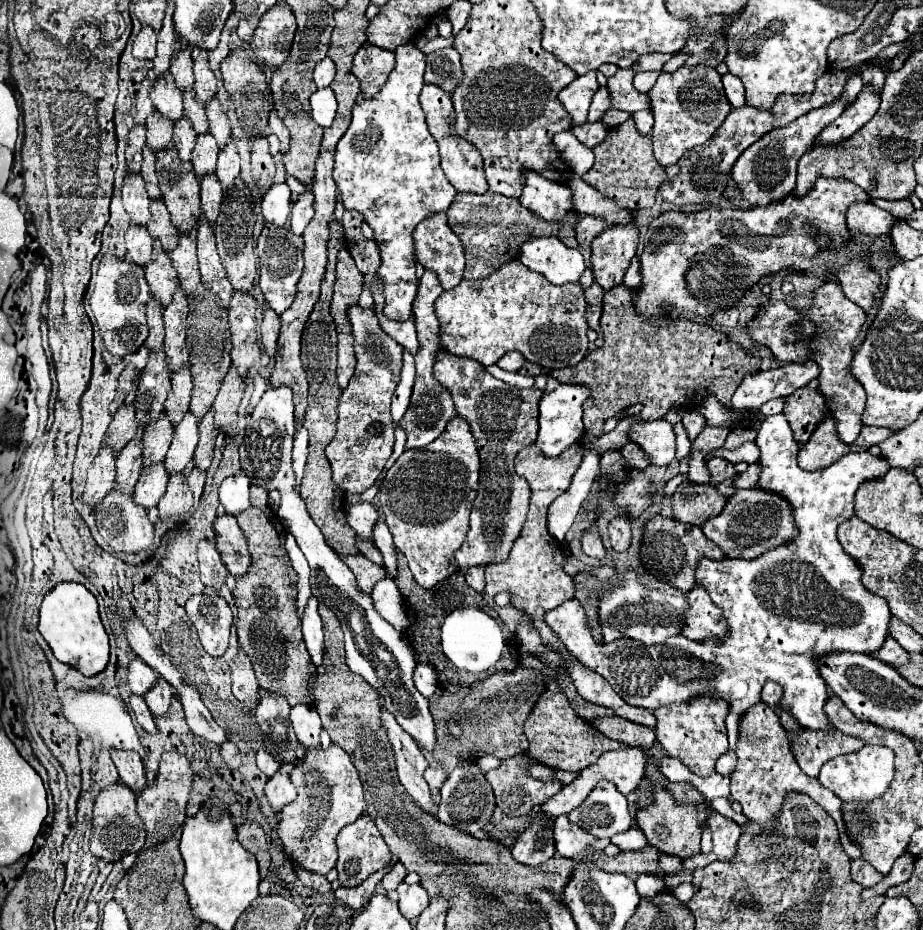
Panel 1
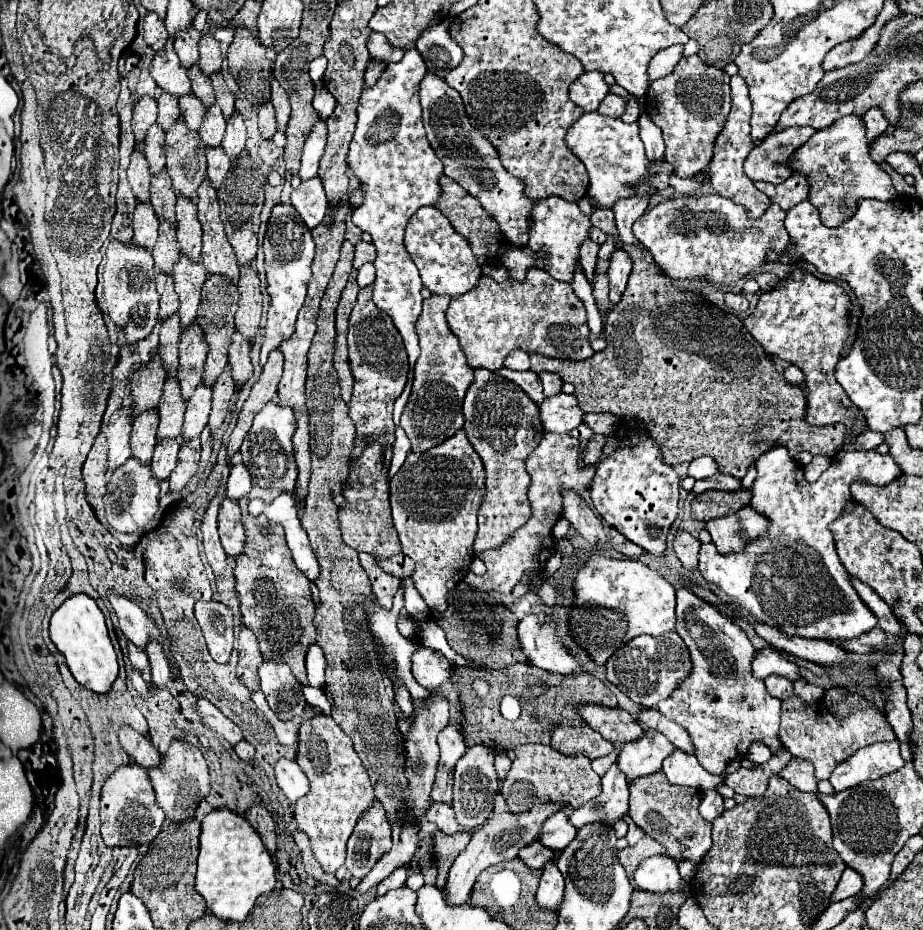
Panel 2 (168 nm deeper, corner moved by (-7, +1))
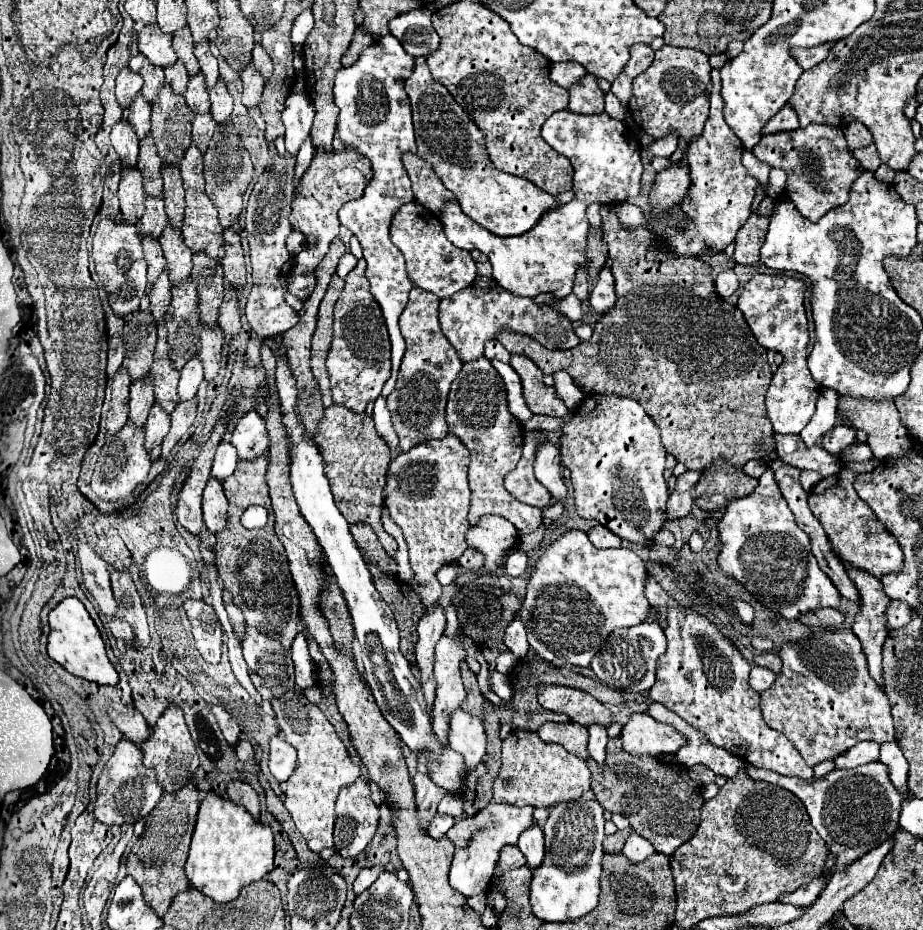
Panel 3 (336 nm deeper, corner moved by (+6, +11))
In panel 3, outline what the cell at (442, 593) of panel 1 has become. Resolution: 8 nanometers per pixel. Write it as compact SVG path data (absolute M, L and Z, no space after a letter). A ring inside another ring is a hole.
M460 586L452 598L452 604L456 608L456 614L458 614L464 634L468 634L476 642L476 646L483 654L489 668L495 669L497 657L508 650L504 644L504 630L510 624L512 616L520 608L518 598L512 592L506 592L502 588L498 588L492 596L492 592L484 590L484 586Z

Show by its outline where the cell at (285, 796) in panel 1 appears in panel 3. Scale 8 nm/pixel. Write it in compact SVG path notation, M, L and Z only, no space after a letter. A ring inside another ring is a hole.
M274 736L270 740L270 772L278 782L286 782L296 772L296 750L282 738Z

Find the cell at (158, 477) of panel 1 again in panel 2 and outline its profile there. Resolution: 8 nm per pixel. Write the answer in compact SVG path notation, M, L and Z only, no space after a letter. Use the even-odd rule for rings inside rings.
M159 440L153 452L153 460L151 460L151 468L155 472L155 476L159 480L167 480L169 474L173 472L175 464L177 464L177 452L179 452L181 440Z

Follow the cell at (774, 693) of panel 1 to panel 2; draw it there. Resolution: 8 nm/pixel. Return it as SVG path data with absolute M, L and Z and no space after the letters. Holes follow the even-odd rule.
M771 674L769 678L765 678L765 686L767 686L767 692L779 700L785 700L793 694L793 684L789 678L783 678L783 676L777 676L777 674Z

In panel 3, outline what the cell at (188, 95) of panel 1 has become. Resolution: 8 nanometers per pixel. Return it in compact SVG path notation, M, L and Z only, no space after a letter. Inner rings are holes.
M184 28L180 32L174 34L174 52L178 56L178 60L182 60L182 64L186 66L188 74L194 76L200 72L200 66L198 66L198 60L194 56L194 42L192 42L192 36L190 36L190 30Z

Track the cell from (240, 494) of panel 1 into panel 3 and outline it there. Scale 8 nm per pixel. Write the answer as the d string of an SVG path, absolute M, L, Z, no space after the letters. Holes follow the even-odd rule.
M228 436L222 440L222 444L216 450L214 456L214 466L212 466L212 476L220 482L224 482L228 476L232 476L232 472L236 470L238 464L238 456L236 456L236 448L228 442Z

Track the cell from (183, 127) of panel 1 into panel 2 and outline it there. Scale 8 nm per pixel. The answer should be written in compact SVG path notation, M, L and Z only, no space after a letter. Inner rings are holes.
M185 94L179 98L179 106L181 106L181 116L185 118L187 126L191 130L199 130L199 124L205 114L203 102L199 98L195 98L195 94Z

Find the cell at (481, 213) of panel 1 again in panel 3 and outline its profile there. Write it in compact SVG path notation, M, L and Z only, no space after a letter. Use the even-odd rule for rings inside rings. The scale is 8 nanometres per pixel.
M406 152L402 156L402 162L412 180L412 190L414 190L416 202L420 202L424 208L428 208L434 214L440 214L448 202L456 202L454 194L432 172L430 162L418 158L412 152Z

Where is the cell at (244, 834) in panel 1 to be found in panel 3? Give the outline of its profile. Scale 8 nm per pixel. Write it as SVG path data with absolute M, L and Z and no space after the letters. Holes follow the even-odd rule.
M230 782L228 784L228 798L238 804L238 806L244 806L252 816L254 820L260 820L260 802L258 802L258 794L252 790L250 784L246 782Z

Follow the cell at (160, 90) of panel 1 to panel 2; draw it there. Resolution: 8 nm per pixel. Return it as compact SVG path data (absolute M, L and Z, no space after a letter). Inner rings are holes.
M171 46L161 48L151 62L151 76L159 88L173 96L183 96L191 92L191 82L187 78L187 68L181 66L175 50Z

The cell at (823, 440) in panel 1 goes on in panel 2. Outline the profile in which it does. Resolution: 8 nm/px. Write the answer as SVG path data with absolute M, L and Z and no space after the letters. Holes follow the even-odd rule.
M813 456L813 460L807 464L807 466L803 466L803 472L805 472L805 480L807 482L815 482L825 470L827 470L827 466L831 464L831 458L823 458L823 456Z

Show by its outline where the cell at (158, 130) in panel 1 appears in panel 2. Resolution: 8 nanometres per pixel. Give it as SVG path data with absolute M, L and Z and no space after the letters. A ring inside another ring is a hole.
M163 92L161 98L157 100L157 104L159 104L159 118L157 118L157 124L159 124L163 130L167 130L167 128L173 126L175 118L181 116L181 112L179 112L179 102L177 102L177 98L175 98L173 94Z

